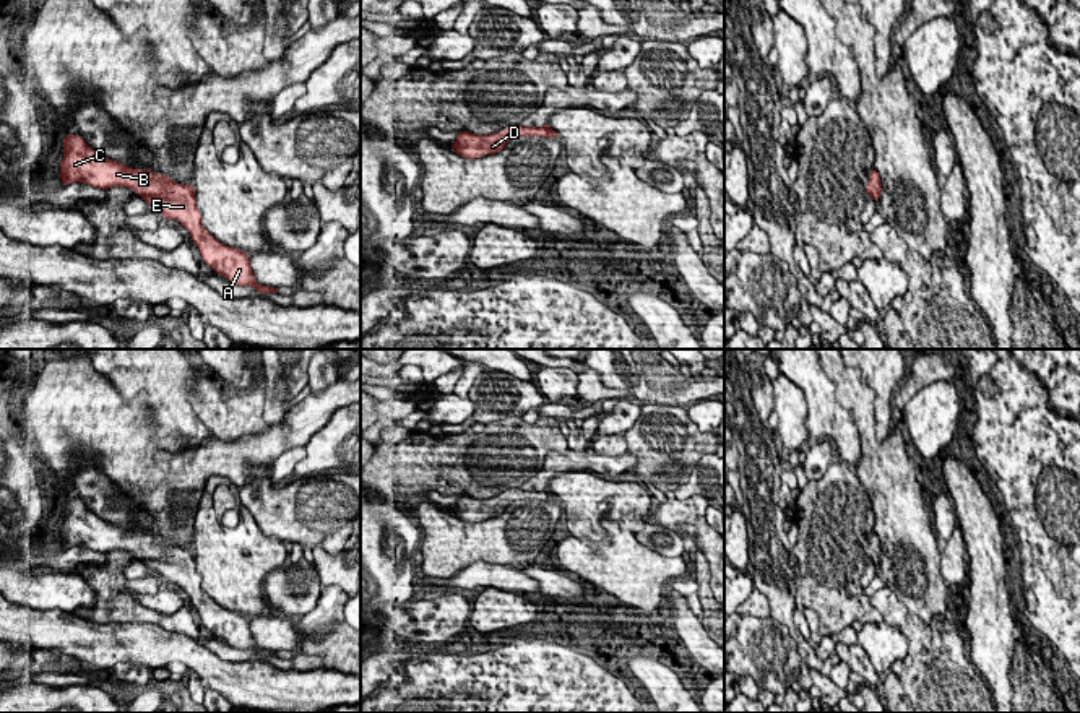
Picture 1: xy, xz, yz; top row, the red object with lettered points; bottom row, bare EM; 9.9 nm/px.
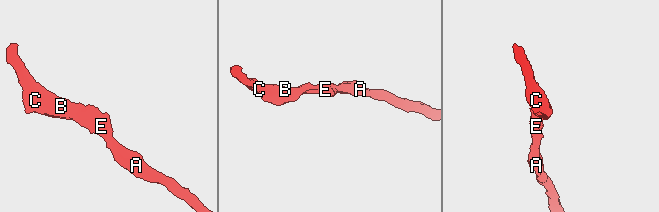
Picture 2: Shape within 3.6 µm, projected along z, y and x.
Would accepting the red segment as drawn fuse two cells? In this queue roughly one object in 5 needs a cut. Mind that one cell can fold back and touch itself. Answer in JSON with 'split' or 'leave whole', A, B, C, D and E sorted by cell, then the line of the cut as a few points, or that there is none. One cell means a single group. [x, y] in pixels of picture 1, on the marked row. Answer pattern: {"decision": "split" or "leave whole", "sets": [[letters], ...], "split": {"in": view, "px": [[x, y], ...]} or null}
{"decision": "leave whole", "sets": [["A", "B", "C", "D", "E"]], "split": null}

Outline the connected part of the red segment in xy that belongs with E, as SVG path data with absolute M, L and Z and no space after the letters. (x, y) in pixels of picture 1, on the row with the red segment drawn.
M67 135L63 143L63 159L60 161L63 187L75 182L84 182L102 190L127 187L149 206L154 206L162 218L177 219L190 232L203 261L218 274L234 284L252 286L255 292L278 292L276 287L261 286L255 281L248 253L221 244L201 226L193 185L175 184L162 172L156 175L149 169L130 169L127 164L99 154L80 135Z

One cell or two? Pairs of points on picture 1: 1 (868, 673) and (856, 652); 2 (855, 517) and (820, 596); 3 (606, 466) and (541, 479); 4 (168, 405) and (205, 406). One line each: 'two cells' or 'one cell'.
1: one cell
2: one cell
3: one cell
4: two cells

